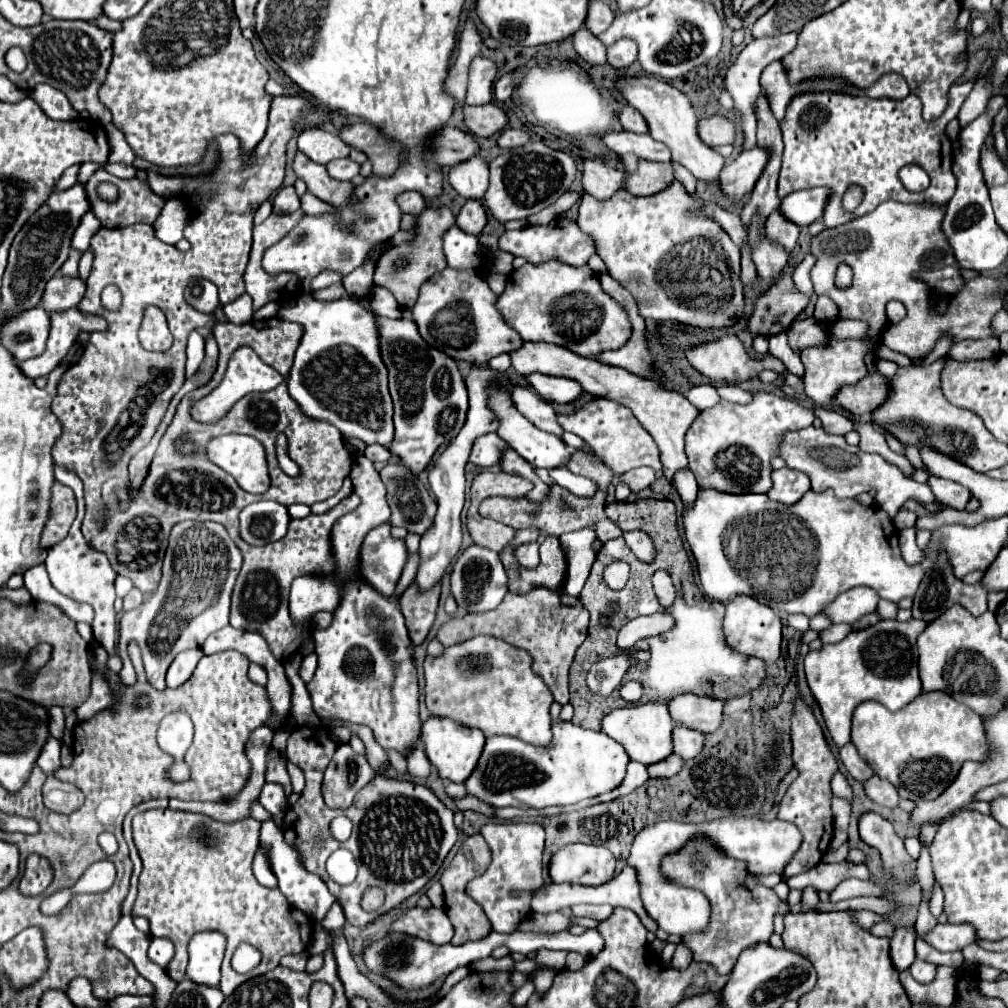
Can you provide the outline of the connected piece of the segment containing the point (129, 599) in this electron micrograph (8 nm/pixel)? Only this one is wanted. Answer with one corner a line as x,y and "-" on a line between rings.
133,588
126,597
123,599
123,611
130,611
136,606
140,606
143,603
143,594
137,588

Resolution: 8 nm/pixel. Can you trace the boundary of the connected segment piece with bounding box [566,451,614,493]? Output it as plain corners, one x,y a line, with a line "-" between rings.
574,451
568,465
566,465
574,475
582,475
582,477
588,477
588,479
594,479
598,485
600,485
600,491
604,493
608,483
612,481
614,473
602,465
600,457
596,457
594,453
590,451

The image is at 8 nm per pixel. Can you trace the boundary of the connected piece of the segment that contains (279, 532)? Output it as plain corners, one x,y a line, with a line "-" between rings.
258,501
240,513
240,537
250,545
266,545
282,539
288,531
288,509
276,501

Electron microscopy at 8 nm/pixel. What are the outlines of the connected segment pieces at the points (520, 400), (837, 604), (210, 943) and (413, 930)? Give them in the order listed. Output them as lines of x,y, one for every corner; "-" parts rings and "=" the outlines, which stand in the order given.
514,385
512,387
512,401
514,401
516,409
528,421
532,421
538,429
554,433
558,437
564,433
564,429
556,421
556,411
534,389
524,387
524,385
=
856,587
850,589
846,593
842,593
840,597
836,597
826,609
824,613
830,615
832,623
854,623
860,617
874,613
878,605
878,593
870,587
=
216,931
196,933
190,941
190,963
186,977
198,985
218,987
220,983
220,963
224,957
224,935
=
412,907
392,923
388,933
408,933
410,937
420,937
434,945
444,945
450,943
454,929
444,909

